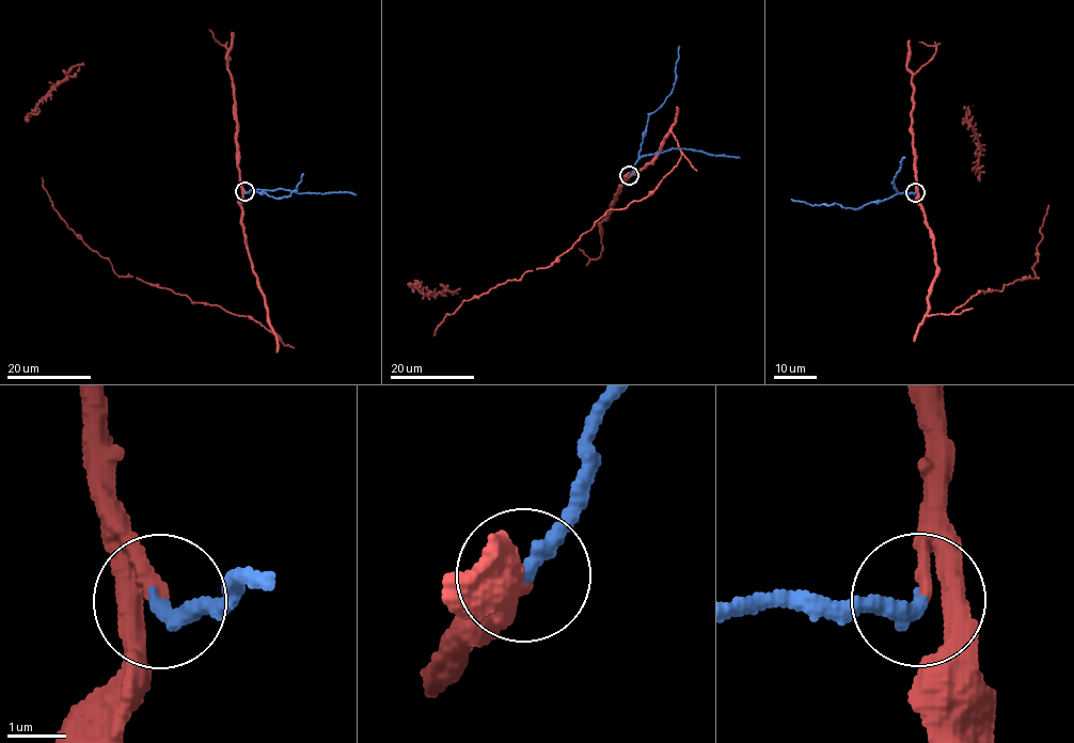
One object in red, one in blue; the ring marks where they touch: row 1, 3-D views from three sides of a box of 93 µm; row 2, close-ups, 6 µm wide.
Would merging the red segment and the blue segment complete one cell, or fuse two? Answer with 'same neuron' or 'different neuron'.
same neuron

